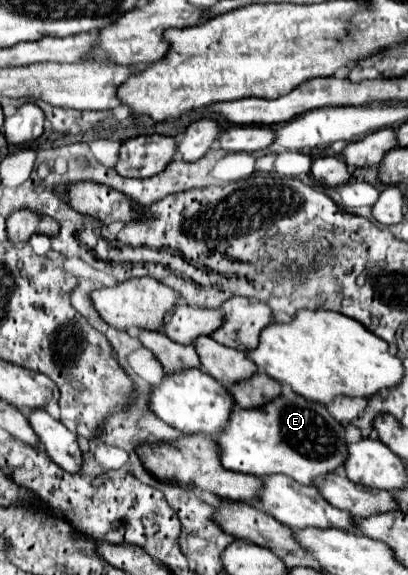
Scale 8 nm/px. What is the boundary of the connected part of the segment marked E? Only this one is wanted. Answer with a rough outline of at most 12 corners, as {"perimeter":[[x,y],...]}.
{"perimeter":[[286,390],[234,408],[222,466],[304,486],[346,462],[346,428]]}

